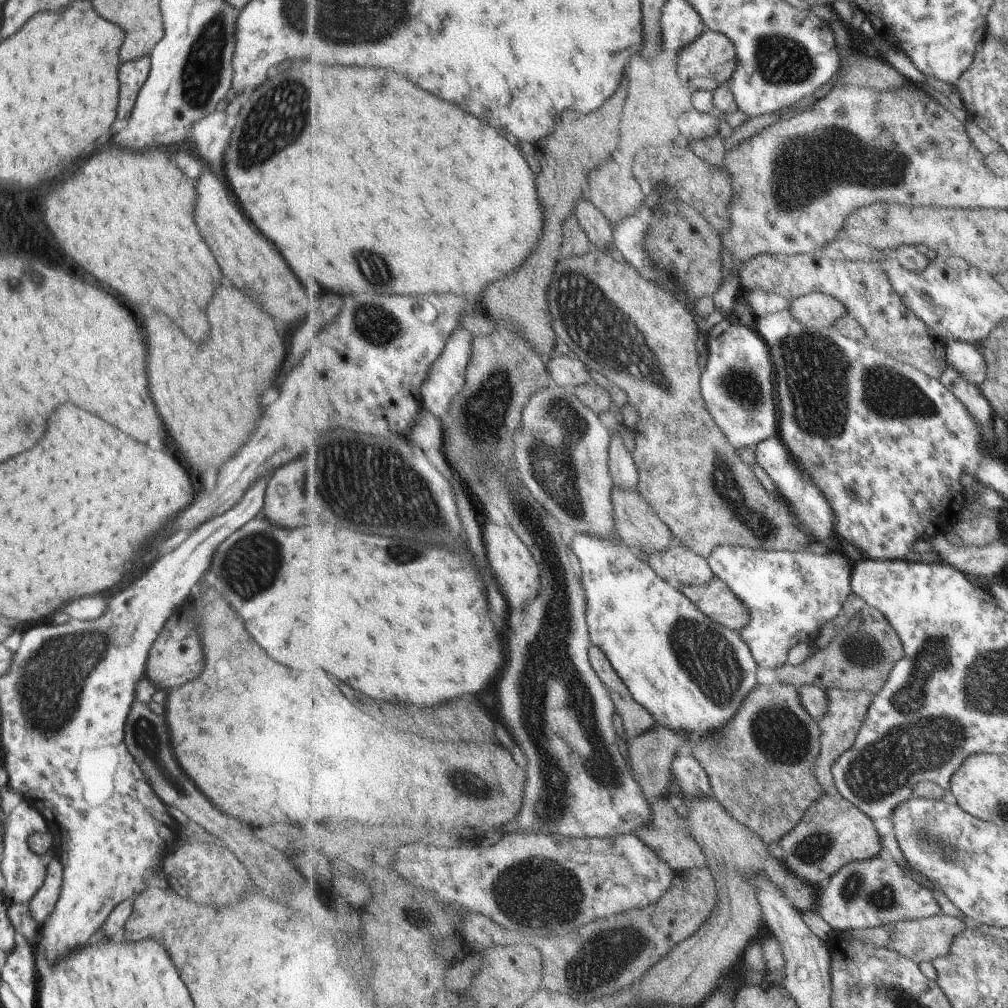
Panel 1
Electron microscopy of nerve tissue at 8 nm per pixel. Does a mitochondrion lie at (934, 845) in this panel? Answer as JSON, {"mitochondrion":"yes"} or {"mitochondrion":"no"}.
{"mitochondrion":"yes"}

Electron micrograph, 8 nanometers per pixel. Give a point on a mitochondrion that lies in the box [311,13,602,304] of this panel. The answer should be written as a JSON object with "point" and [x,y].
{"point":[372,266]}

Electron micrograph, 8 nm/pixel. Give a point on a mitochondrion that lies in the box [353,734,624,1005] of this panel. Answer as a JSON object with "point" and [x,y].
{"point":[532,892]}

